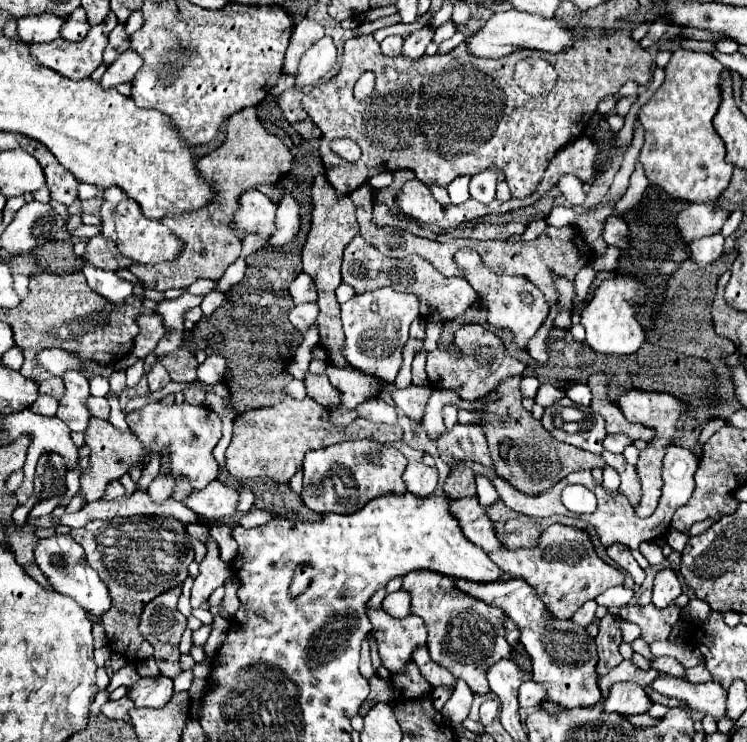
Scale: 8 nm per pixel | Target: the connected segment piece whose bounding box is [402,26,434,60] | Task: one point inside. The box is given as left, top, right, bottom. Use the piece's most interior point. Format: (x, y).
(415, 45)

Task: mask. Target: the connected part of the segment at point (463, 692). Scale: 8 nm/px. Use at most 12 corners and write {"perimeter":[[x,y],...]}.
{"perimeter":[[458,680],[452,698],[442,708],[444,718],[462,724],[474,694]]}

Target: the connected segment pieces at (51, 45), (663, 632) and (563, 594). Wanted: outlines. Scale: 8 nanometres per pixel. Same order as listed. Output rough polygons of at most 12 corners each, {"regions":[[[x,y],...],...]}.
{"regions":[[[110,12],[80,42],[30,44],[34,60],[70,80],[100,64],[118,24]],[[628,604],[620,616],[636,622],[642,638],[652,644],[664,641],[680,608],[670,604],[660,610],[654,604]],[[552,524],[534,548],[488,556],[570,620],[624,586],[590,534]]]}

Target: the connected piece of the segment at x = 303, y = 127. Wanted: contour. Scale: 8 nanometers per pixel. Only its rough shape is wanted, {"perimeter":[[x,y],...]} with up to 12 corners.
{"perimeter":[[310,118],[292,124],[302,138],[320,138]]}

